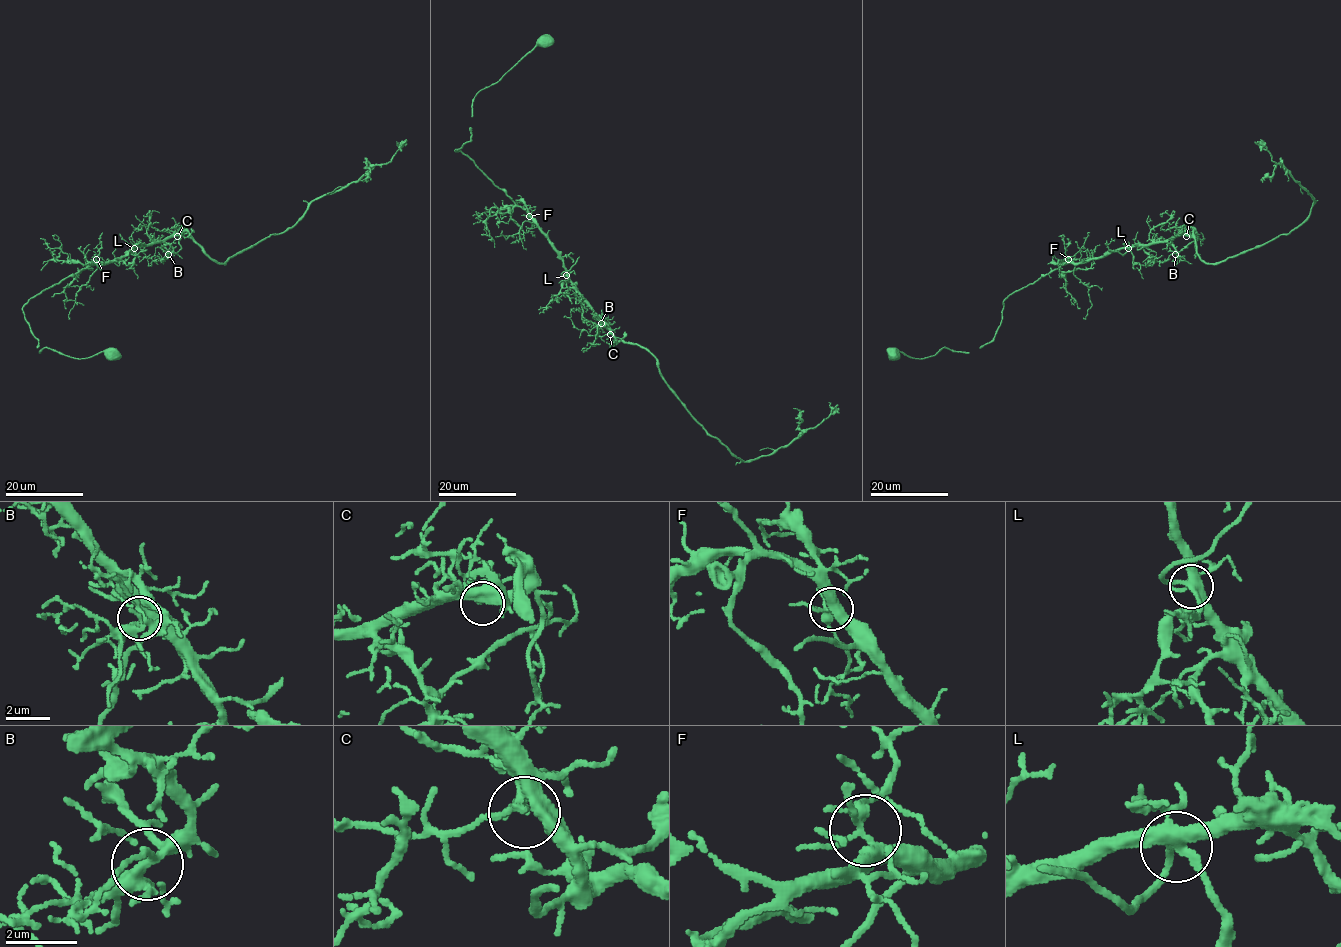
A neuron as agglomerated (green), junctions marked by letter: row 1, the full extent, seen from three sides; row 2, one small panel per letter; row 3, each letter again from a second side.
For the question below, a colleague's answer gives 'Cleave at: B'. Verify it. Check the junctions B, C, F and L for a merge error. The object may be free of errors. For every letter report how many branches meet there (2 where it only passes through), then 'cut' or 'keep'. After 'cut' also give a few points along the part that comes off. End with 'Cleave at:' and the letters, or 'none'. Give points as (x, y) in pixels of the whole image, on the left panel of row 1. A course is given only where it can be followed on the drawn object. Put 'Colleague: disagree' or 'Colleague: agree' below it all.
B: 7 branches meet; keep
C: 5 branches meet; keep
F: 6 branches meet; keep
L: 6 branches meet; cut; foreign part runs (134, 249), (135, 255), (127, 265), (107, 258)
Cleave at: L
Colleague: disagree

